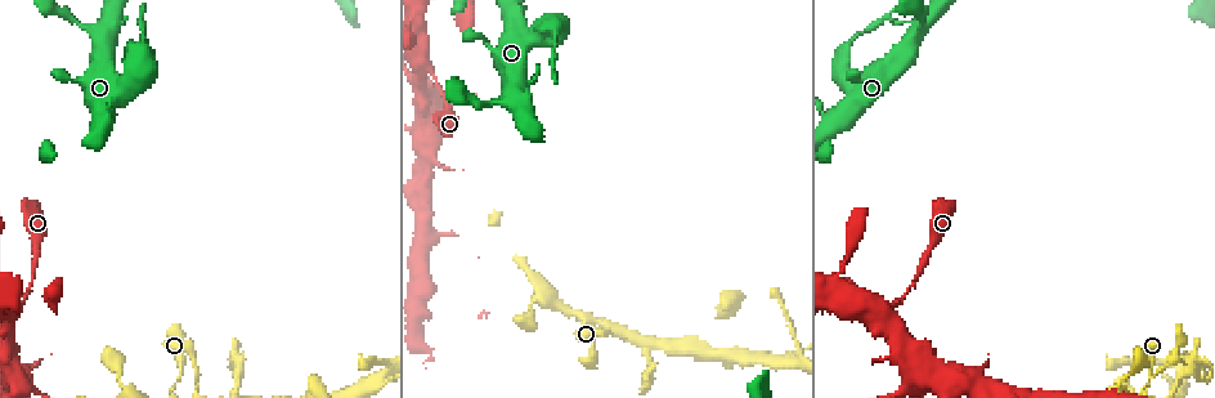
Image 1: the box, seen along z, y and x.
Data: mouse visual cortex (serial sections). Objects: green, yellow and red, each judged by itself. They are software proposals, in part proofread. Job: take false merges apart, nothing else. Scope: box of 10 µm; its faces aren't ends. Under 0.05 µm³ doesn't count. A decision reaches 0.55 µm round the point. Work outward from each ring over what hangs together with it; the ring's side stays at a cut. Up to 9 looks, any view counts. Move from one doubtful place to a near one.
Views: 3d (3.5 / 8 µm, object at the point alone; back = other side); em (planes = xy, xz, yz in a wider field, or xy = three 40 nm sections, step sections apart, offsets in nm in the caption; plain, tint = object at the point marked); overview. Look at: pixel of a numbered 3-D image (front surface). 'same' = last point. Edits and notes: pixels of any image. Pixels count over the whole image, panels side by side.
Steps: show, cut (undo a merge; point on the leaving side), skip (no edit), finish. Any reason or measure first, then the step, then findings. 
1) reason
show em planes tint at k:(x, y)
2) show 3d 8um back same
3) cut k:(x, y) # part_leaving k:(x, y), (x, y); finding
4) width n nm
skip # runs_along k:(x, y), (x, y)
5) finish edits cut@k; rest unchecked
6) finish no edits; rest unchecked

thick turns thin
show 3d 3.5um at 1:(889, 309)

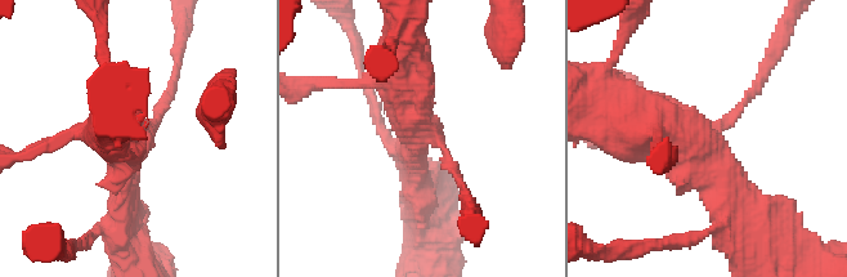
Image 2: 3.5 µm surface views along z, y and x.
show em xy step 1 plain at 2:(708, 134)

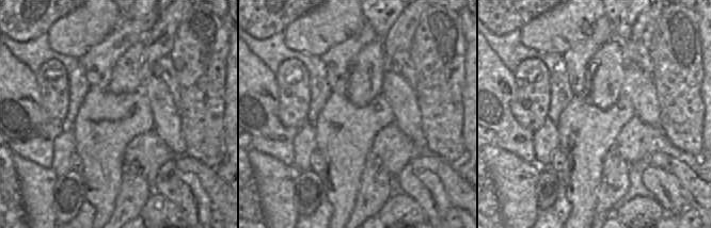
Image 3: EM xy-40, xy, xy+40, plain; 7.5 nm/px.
with the object marked
show em xy step 1 tint same

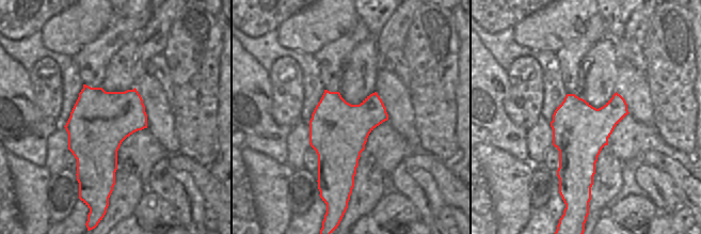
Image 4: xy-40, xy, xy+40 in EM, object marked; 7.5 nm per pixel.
skip # runs_along 2:(176, 77), (125, 146), (125, 205); one cell here

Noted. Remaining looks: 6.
thin arm on a thick one
show 3d 3.5um back at 1:(430, 90)

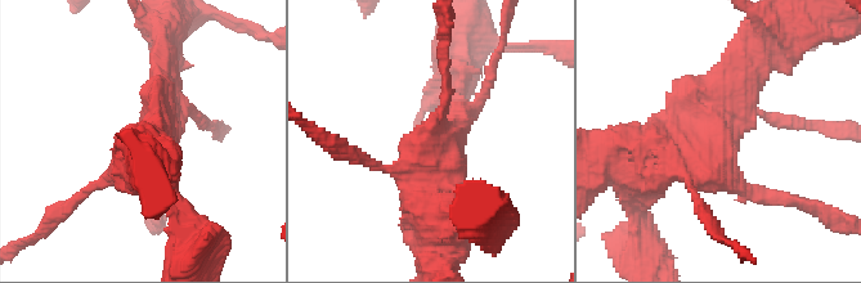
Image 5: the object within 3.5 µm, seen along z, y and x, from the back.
shape alone is not enough
show em xy step 1 tint at 5:(434, 143)

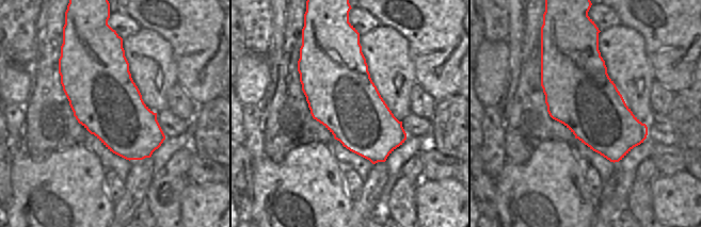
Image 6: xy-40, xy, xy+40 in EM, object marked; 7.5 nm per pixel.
show em xy step 3 tint same

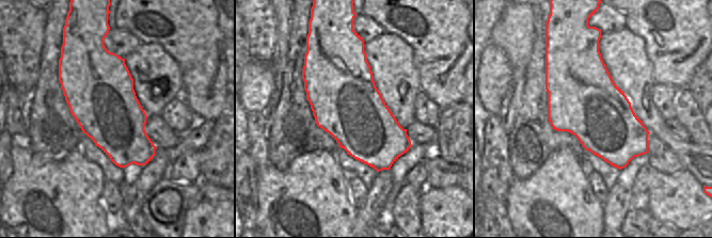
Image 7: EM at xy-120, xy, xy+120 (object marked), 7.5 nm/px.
width 500 nm
skip # runs_along 5:(731, 89), (702, 140), (744, 192), (784, 196); all the same cell

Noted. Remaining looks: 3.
sudden change in width
show 3d 8um at 1:(529, 306)

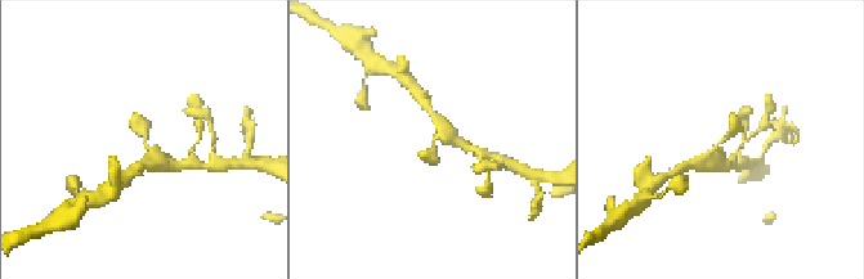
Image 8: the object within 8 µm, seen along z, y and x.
show 3d 3.5um same

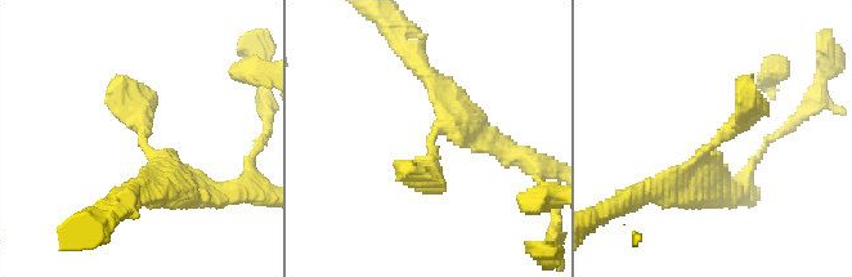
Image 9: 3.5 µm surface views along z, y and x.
arm_widths 300, 300 nm
show em planes tint at 9:(144, 141)

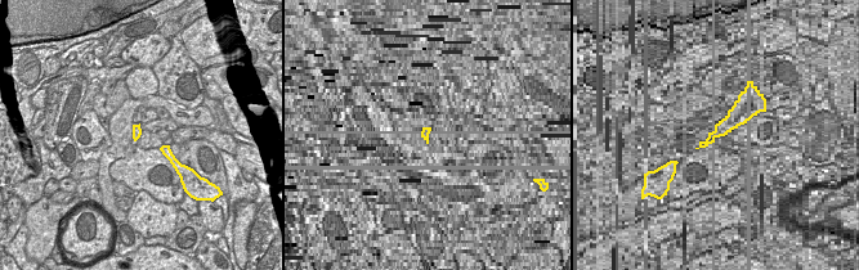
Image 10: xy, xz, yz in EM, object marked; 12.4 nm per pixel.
skip # runs_along 9:(198, 192), (143, 144), (115, 77); all the same cell

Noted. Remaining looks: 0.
finish no edits; rest unchecked

